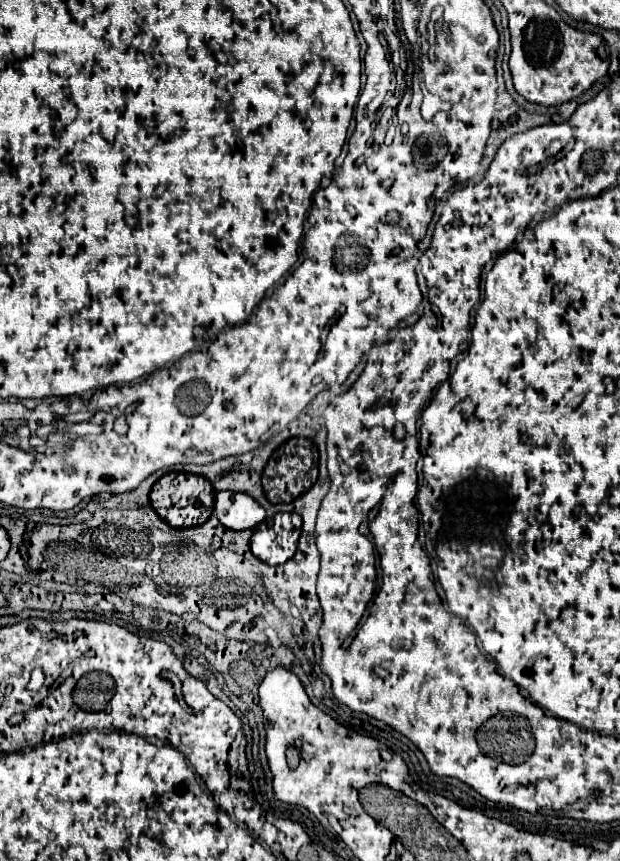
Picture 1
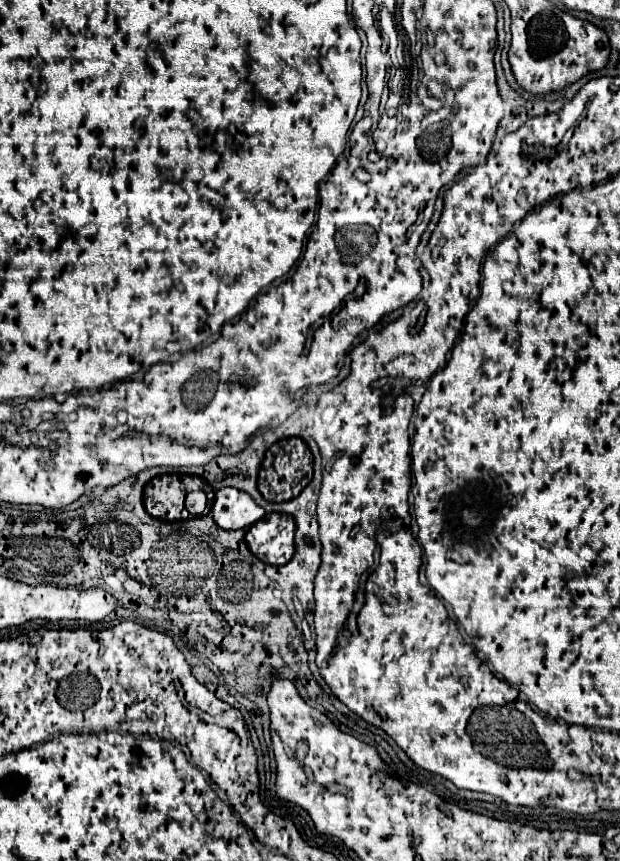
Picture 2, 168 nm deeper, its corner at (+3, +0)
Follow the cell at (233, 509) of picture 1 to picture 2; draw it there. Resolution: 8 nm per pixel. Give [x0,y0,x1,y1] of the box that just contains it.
[210,488,264,530]

